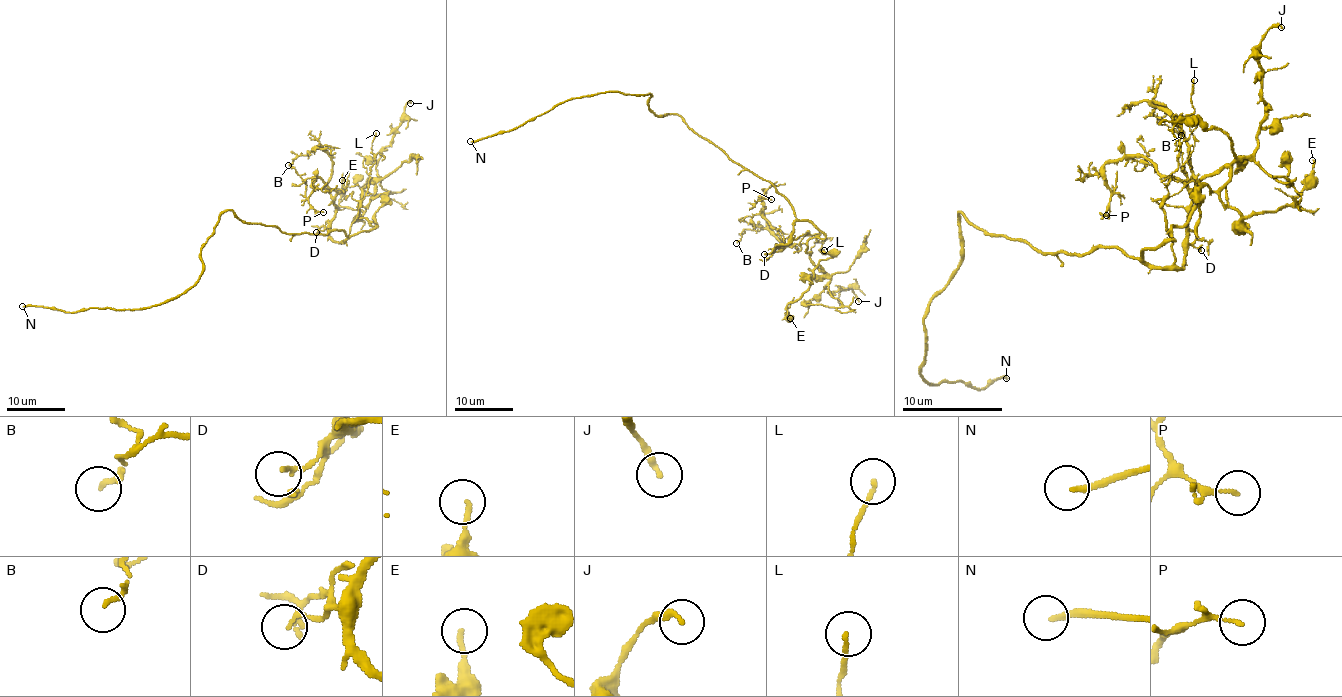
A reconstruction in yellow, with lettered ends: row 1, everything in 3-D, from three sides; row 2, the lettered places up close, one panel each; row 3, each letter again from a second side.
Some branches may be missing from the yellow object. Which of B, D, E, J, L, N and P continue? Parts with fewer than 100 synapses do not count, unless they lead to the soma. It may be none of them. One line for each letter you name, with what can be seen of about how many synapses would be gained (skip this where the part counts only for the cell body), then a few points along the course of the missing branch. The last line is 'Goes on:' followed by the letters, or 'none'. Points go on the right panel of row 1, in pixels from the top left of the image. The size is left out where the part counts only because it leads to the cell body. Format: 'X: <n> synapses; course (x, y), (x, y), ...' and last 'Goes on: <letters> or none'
N: course (1006, 378), (1016, 393), (1043, 401), (1043, 406)
Goes on: N

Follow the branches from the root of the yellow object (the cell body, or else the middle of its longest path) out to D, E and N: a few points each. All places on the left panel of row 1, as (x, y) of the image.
D: (266, 225), (287, 233), (326, 235), (342, 230), (348, 236), (338, 242), (326, 229), (316, 232)
E: (266, 225), (374, 229), (358, 209), (374, 185), (354, 210), (339, 206), (342, 180)
N: (266, 225), (245, 223), (232, 210), (226, 210), (201, 249), (200, 278), (157, 305), (75, 312), (22, 306)

